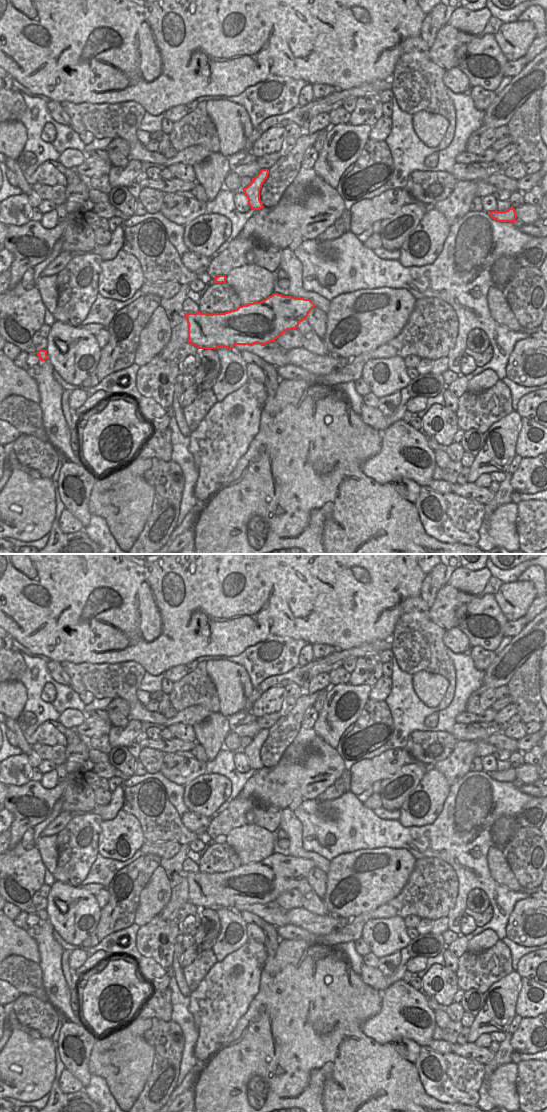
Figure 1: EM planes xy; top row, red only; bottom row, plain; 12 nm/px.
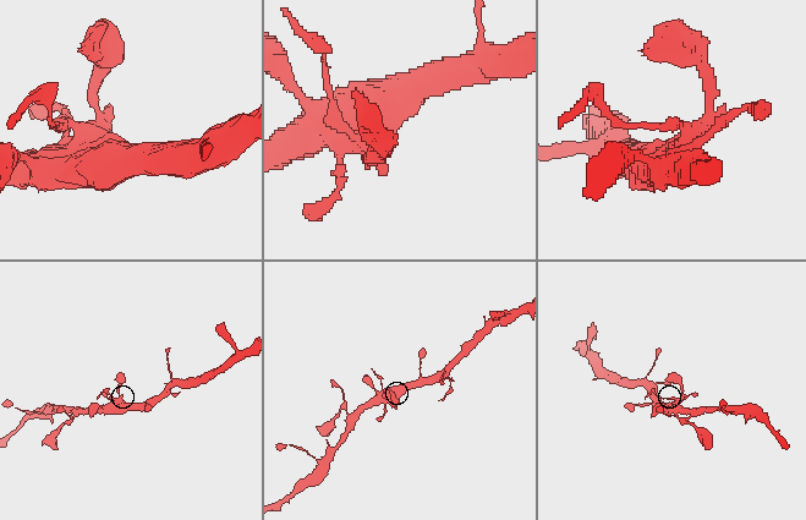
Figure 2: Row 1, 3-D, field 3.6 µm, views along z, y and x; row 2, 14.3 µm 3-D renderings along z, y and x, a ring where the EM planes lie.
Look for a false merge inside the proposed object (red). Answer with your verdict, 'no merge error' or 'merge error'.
no merge error

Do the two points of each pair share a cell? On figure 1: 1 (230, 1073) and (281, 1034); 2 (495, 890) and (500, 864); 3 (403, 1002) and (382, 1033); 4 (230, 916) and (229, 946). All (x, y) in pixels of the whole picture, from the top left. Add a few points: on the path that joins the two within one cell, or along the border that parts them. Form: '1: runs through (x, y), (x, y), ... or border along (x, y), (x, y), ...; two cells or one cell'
1: runs through (247, 1073), (265, 1057), (274, 1057), (280, 1051); one cell
2: border along (487, 861), (489, 873), (496, 882), (518, 891); two cells
3: runs through (398, 1010), (398, 1017), (390, 1025); one cell
4: runs through (232, 923), (232, 939); one cell

